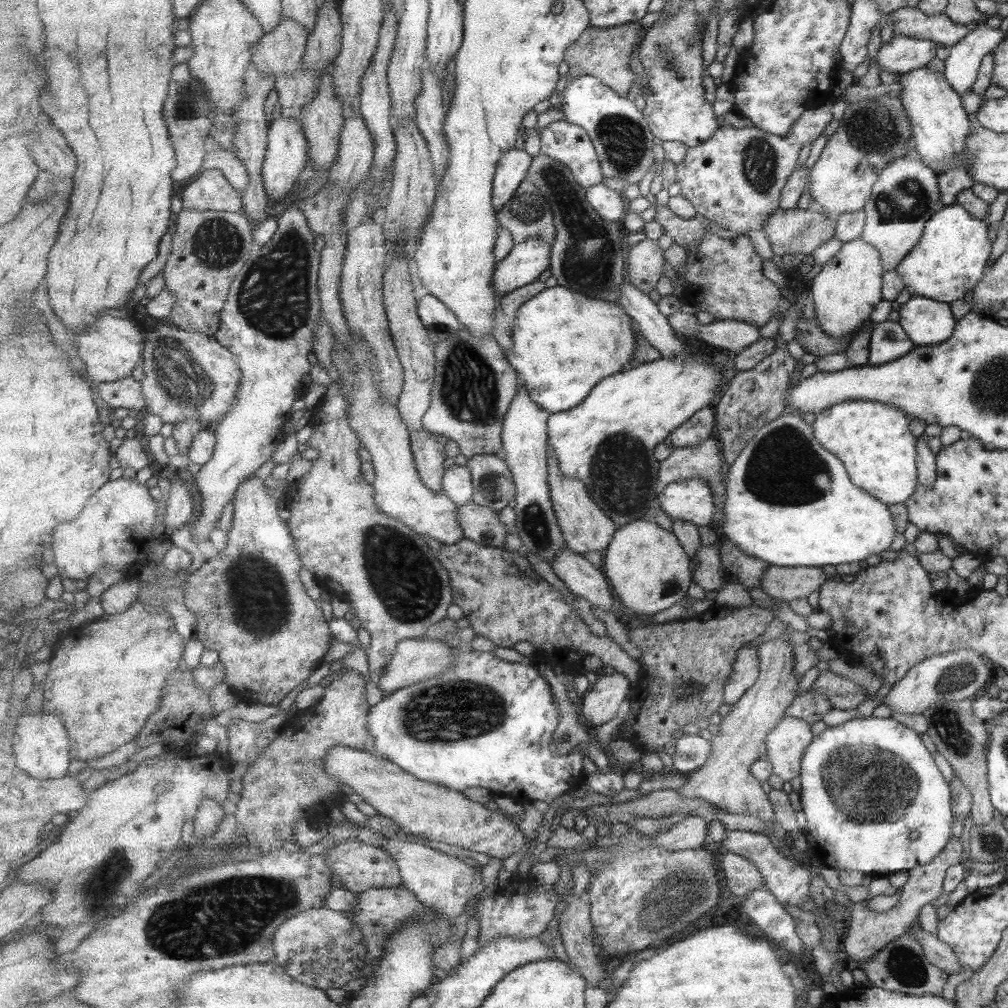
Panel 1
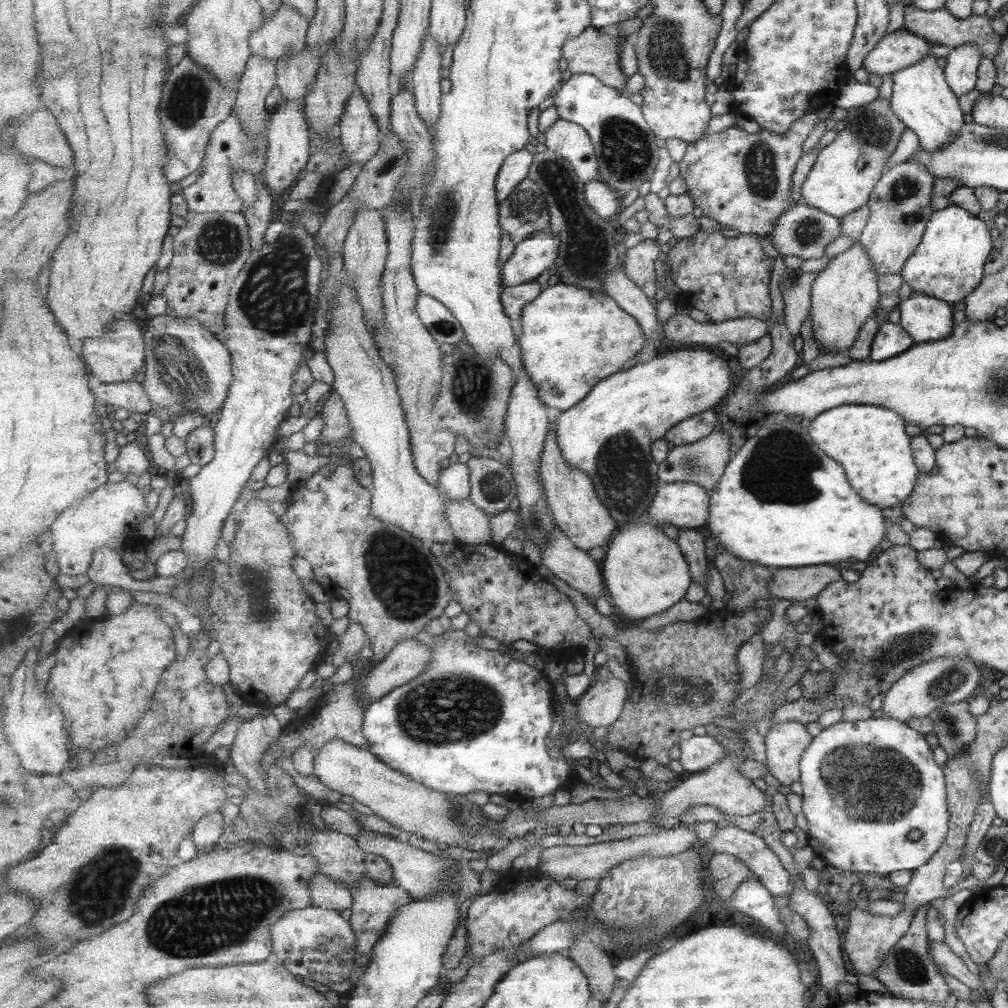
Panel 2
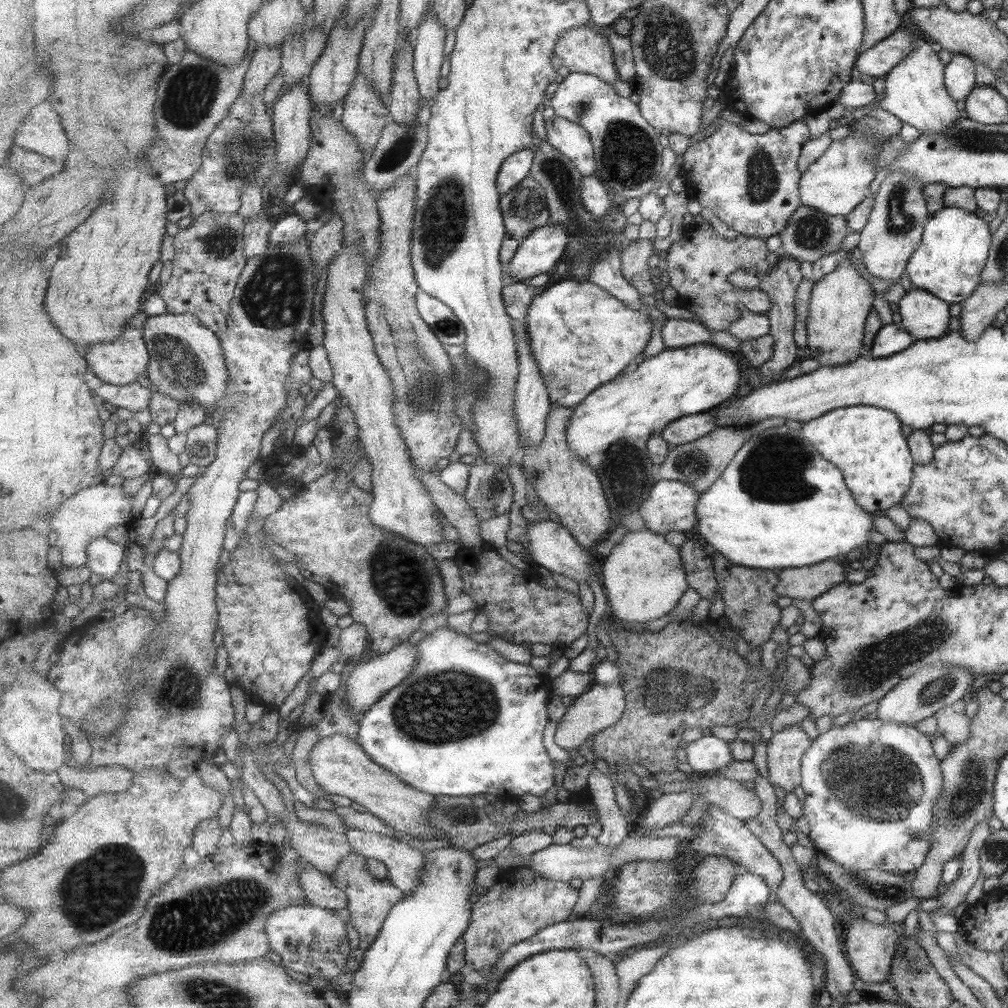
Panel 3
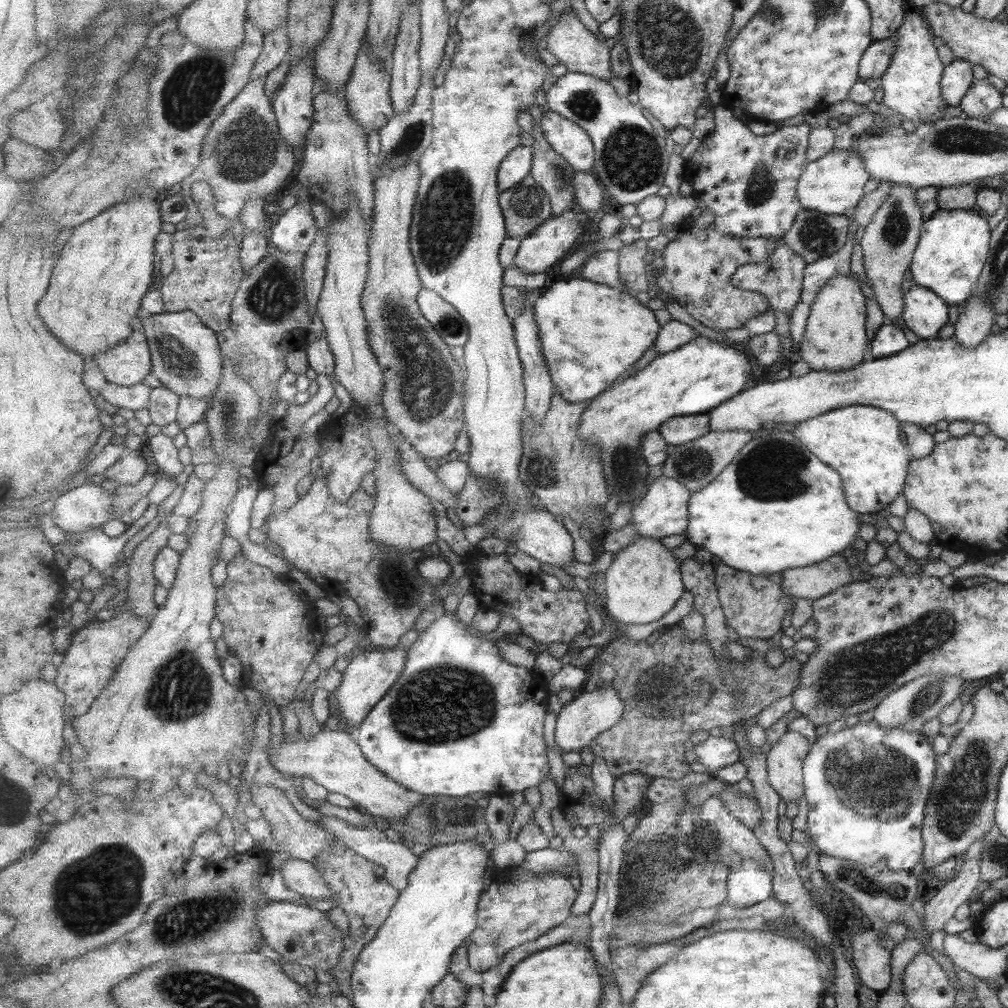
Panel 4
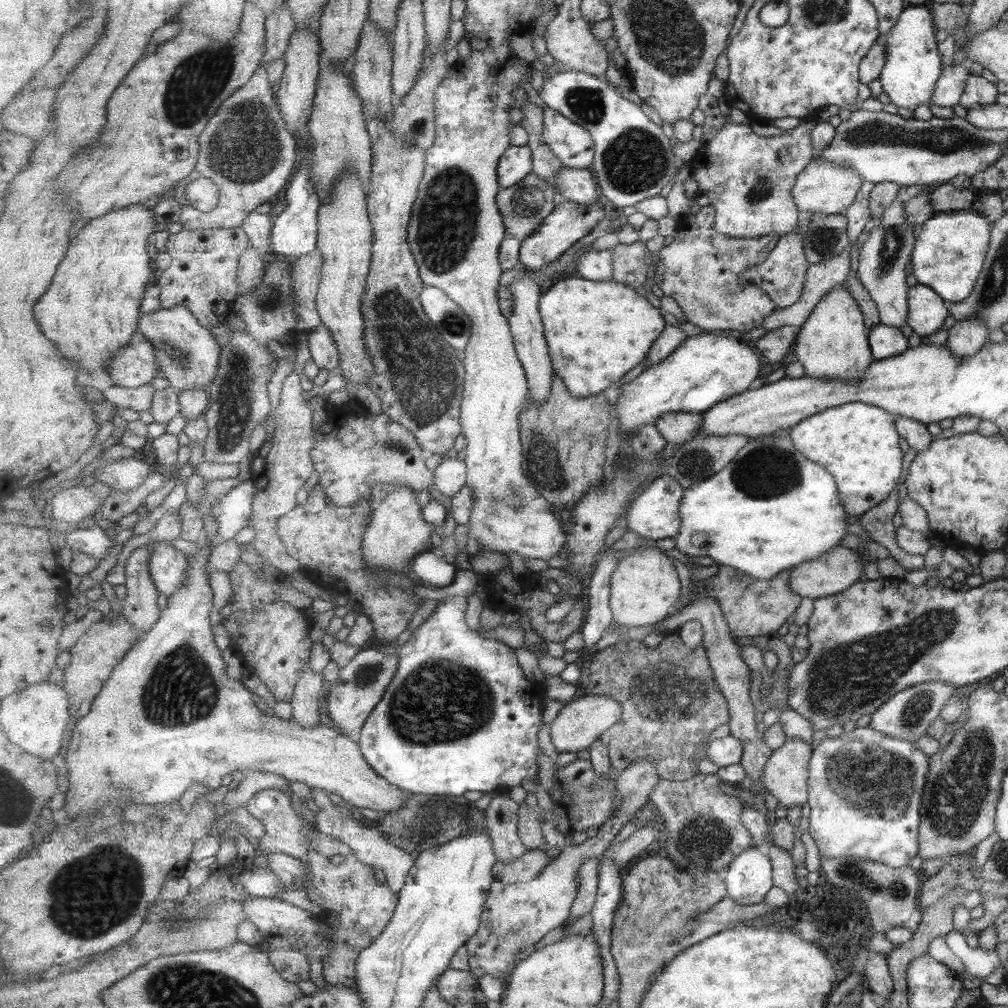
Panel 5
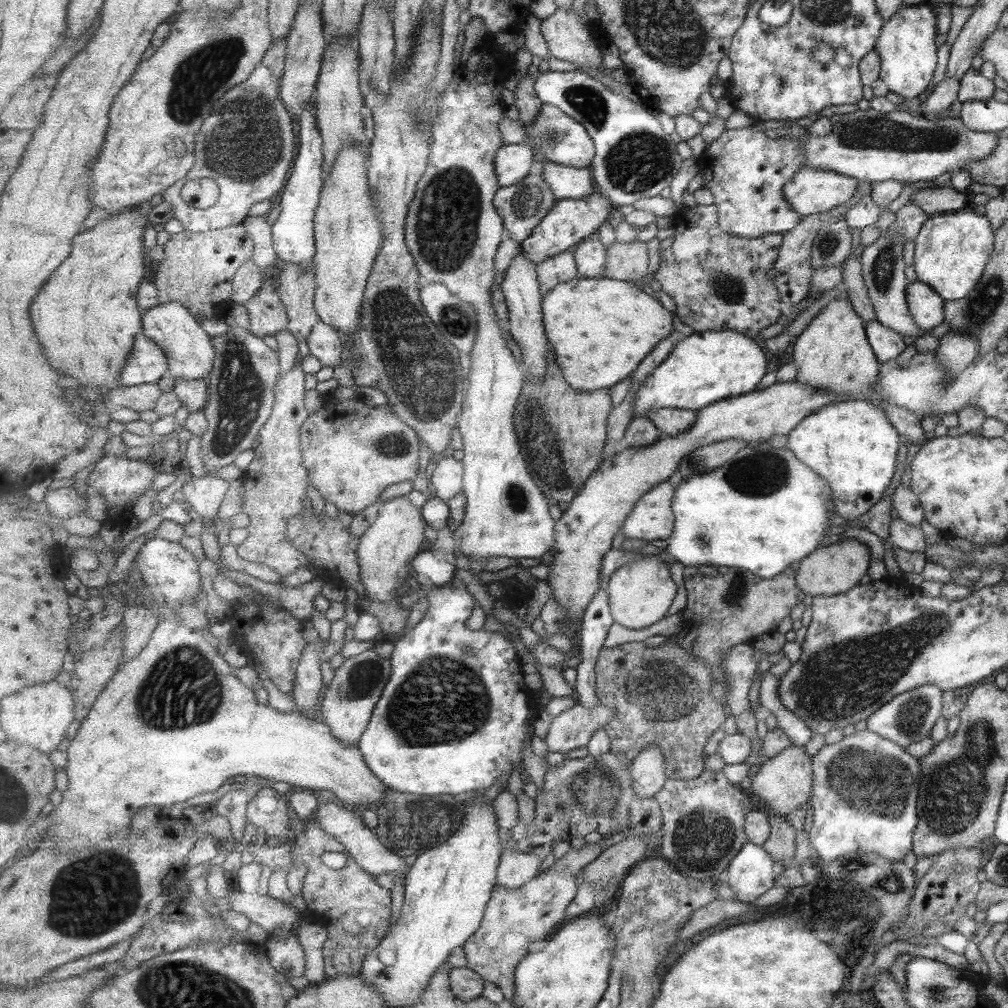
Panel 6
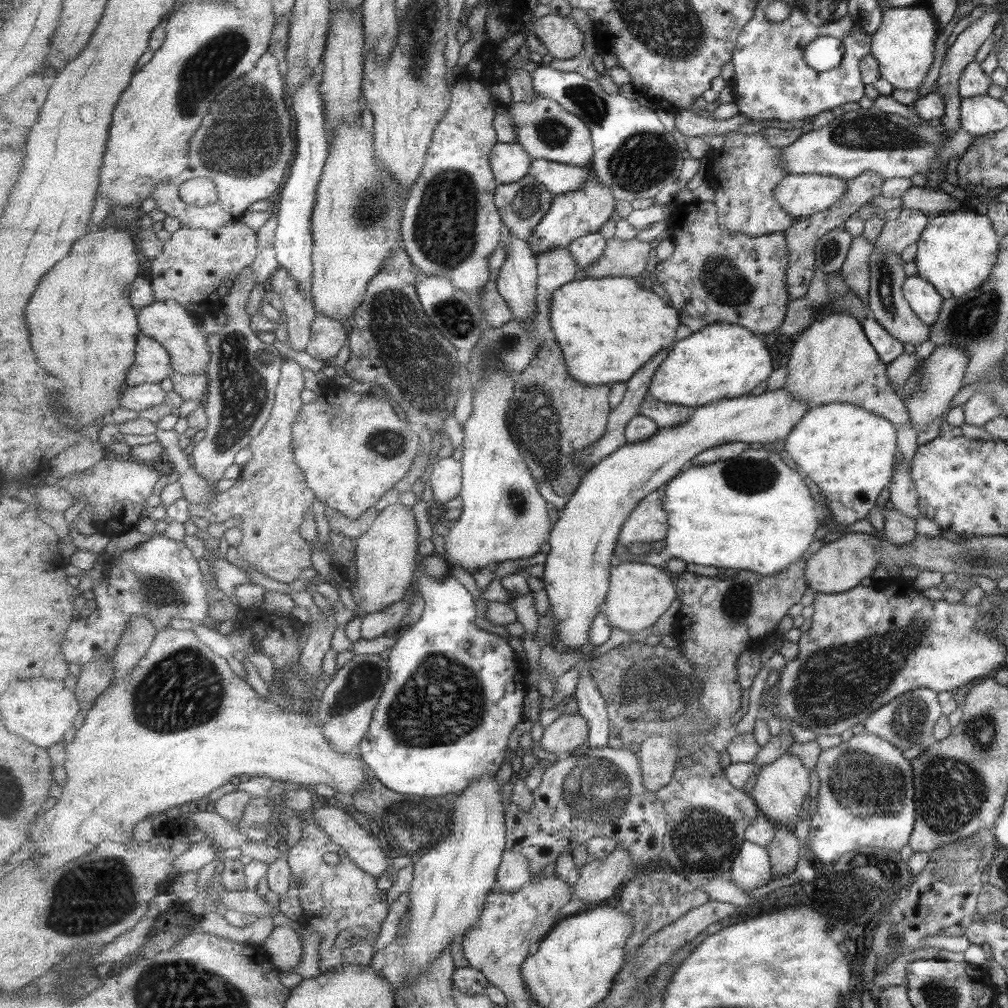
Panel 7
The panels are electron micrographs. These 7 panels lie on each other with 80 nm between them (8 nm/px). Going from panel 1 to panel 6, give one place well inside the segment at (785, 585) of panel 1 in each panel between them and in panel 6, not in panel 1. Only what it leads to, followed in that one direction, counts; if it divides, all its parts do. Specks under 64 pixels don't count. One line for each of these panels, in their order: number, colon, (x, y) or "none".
2: (800, 584)
3: (806, 583)
4: (811, 582)
5: (831, 573)
6: (834, 569)

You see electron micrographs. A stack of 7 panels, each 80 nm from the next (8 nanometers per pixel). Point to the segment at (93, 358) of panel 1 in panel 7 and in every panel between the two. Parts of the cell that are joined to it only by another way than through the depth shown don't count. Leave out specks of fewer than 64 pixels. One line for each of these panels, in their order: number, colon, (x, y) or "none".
2: (117, 356)
3: (121, 362)
4: (127, 364)
5: (136, 365)
6: (148, 363)
7: (154, 364)

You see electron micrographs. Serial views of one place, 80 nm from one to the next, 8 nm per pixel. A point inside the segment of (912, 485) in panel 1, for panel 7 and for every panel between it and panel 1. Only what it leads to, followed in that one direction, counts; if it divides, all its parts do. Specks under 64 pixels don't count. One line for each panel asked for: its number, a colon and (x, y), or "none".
2: (868, 441)
3: (864, 442)
4: (861, 442)
5: (857, 443)
6: (851, 443)
7: (848, 452)

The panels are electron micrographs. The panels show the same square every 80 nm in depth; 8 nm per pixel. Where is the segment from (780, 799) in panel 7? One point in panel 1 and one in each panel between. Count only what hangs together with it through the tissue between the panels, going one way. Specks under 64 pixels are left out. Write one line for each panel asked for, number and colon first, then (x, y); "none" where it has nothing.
1: (786, 743)
2: (785, 742)
3: (784, 750)
4: (786, 758)
5: (785, 776)
6: (783, 782)

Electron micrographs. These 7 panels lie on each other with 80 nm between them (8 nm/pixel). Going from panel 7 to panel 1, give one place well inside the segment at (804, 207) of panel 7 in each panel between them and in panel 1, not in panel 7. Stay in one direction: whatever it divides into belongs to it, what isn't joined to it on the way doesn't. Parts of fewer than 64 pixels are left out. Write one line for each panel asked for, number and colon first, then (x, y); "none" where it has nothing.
1: (873, 132)
2: (841, 179)
3: (837, 182)
4: (833, 184)
5: (824, 187)
6: (810, 192)

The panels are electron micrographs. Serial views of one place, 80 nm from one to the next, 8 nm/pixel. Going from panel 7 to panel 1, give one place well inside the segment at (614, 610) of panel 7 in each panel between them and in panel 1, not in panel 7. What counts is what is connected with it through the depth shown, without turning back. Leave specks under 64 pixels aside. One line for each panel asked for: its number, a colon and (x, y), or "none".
1: (647, 567)
2: (646, 573)
3: (644, 578)
4: (644, 581)
5: (645, 586)
6: (640, 593)

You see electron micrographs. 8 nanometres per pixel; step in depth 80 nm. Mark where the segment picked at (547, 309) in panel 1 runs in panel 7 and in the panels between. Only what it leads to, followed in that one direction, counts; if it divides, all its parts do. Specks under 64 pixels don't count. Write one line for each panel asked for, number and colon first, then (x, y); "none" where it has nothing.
2: (572, 338)
3: (592, 336)
4: (594, 332)
5: (597, 331)
6: (602, 329)
7: (609, 328)

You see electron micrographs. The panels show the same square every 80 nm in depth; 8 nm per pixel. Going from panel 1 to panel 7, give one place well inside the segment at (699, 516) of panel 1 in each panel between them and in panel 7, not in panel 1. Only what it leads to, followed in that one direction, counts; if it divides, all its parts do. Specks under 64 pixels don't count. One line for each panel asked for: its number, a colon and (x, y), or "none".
2: (686, 505)
3: (672, 506)
4: (664, 511)
5: (655, 515)
6: (654, 518)
7: (649, 522)

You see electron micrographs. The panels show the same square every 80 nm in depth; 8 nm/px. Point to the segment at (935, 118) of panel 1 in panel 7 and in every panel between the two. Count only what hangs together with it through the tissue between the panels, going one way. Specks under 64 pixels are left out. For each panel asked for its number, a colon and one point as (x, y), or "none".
2: (920, 97)
3: (914, 92)
4: (911, 87)
5: (911, 67)
6: (906, 48)
7: (902, 46)

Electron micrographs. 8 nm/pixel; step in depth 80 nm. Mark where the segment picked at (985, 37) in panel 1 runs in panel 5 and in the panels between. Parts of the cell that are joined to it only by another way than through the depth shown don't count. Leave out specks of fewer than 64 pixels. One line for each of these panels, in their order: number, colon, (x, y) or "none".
2: (961, 64)
3: (960, 71)
4: (957, 78)
5: (950, 85)

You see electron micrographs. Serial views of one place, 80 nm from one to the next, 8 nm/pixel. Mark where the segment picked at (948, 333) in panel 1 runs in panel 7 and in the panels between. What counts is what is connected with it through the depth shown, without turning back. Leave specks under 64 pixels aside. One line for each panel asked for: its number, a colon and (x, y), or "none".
2: (925, 318)
3: (925, 316)
4: (924, 313)
5: (927, 312)
6: (926, 306)
7: (923, 298)

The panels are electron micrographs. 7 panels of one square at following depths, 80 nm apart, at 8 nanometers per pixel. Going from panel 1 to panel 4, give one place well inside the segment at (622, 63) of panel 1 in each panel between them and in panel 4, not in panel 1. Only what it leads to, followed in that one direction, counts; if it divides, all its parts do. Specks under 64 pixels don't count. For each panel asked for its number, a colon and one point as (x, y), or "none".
2: (594, 52)
3: (584, 50)
4: (578, 49)

